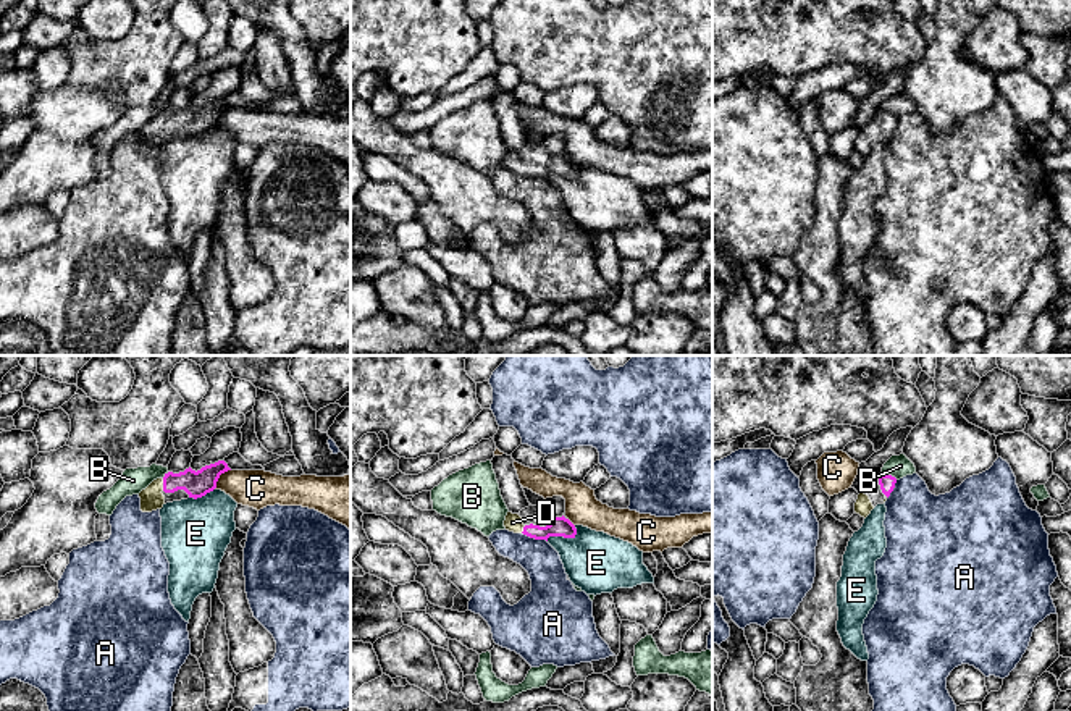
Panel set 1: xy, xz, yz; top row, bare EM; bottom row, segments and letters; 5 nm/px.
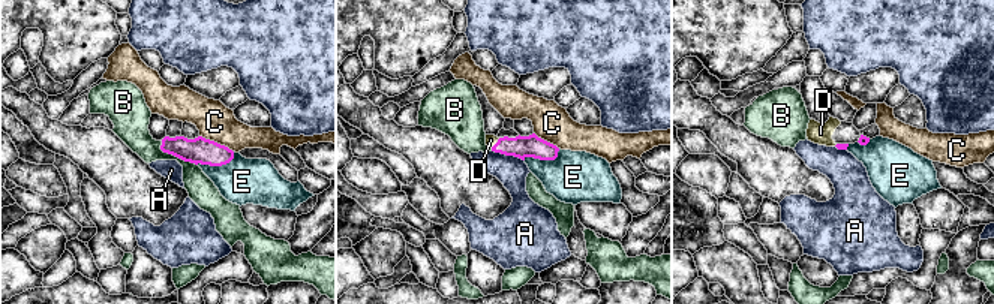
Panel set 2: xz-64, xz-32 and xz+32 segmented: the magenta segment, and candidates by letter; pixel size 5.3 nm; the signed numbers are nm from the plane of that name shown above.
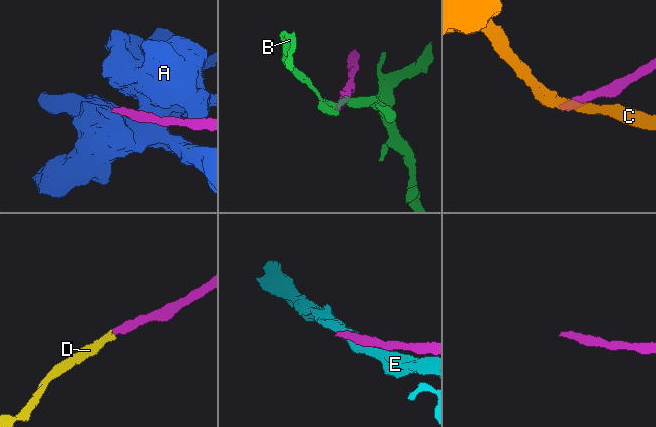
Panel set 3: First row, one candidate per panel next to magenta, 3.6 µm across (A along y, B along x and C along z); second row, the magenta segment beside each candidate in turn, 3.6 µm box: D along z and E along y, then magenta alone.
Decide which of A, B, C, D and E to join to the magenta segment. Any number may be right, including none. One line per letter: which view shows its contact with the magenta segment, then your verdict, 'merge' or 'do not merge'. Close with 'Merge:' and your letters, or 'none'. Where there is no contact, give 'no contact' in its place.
A: meets magenta in xz; do not merge
B: meets magenta in yz; do not merge
C: meets magenta in xy; do not merge
D: meets magenta in xy; merge
E: meets magenta in xz; do not merge
Merge: D

